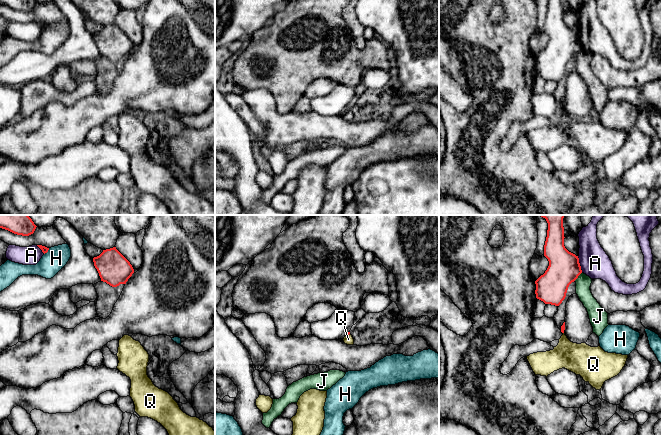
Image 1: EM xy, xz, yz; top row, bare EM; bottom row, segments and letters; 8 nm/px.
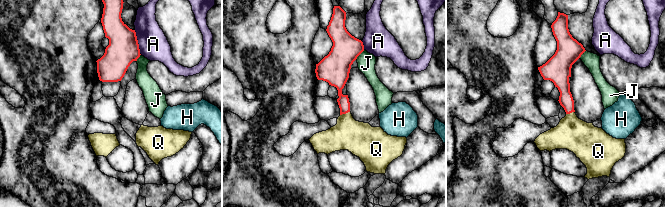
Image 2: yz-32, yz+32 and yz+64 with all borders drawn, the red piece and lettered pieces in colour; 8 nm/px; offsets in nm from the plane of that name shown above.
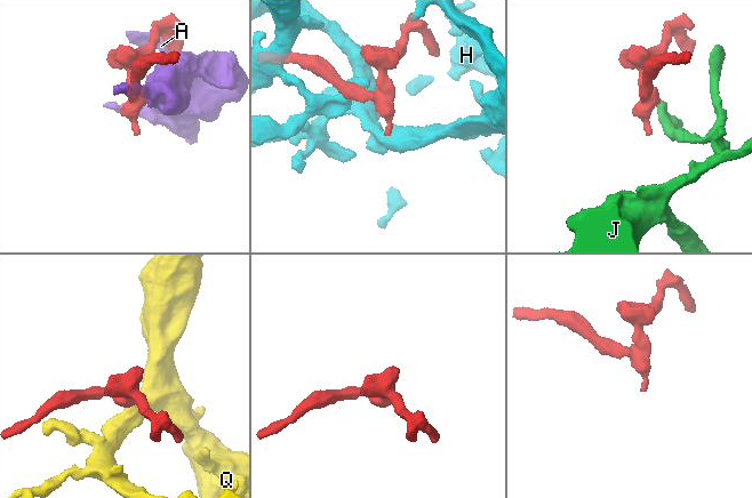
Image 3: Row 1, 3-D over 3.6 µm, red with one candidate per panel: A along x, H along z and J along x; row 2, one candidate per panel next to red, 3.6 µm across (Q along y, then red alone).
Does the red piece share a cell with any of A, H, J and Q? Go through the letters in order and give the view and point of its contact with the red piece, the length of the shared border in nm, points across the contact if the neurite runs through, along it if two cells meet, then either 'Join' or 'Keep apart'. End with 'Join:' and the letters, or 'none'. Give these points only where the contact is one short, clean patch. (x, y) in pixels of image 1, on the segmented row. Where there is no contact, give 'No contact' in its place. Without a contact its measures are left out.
A: Touches red at yz (579, 264). Shared border 140 nm. Keep apart
H: Touches red at xy (47, 251). Shared border 70 nm. Boundary: xy (49, 248), (44, 254). Keep apart
J: Touches red at yz (578, 275). Shared border 90 nm. Boundary: yz (581, 272), (574, 280). Keep apart
Q: Touches red at xz (348, 334). Shared border 30 nm. Path across: xz (348, 333), (348, 334), (348, 339). Join
Join: Q

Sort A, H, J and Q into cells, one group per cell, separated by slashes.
A / H / J / Q

